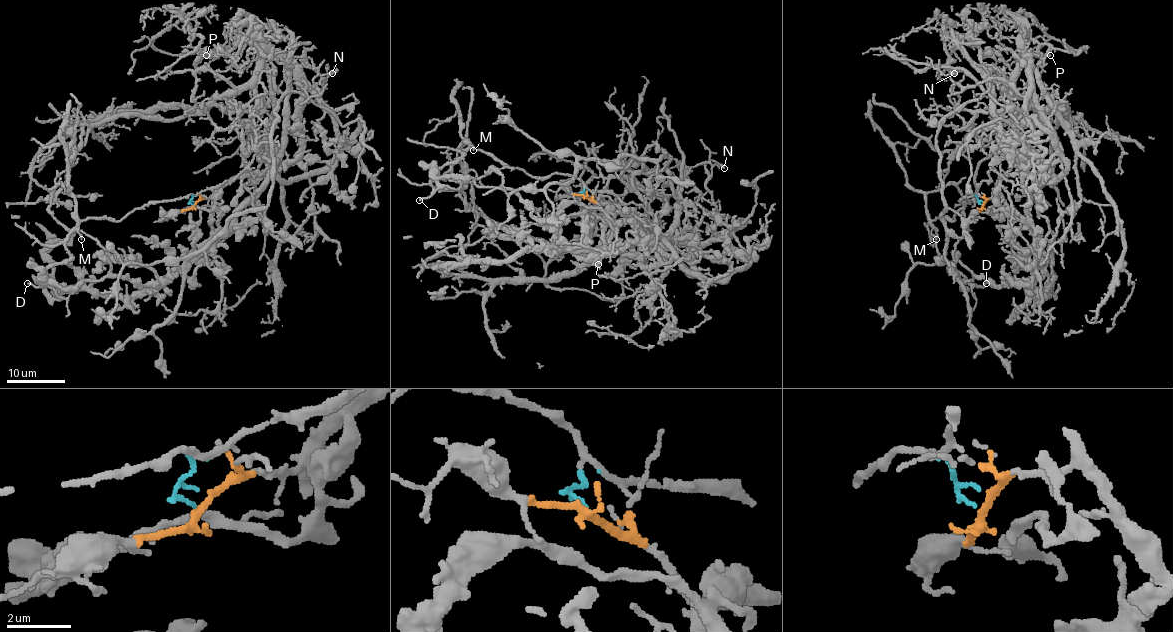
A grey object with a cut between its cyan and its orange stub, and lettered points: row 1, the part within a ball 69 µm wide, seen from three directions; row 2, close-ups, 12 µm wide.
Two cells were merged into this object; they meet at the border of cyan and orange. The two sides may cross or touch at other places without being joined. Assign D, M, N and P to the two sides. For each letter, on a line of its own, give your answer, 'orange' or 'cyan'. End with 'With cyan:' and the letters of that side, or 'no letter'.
D: cyan
M: cyan
N: orange
P: orange
With cyan: D, M

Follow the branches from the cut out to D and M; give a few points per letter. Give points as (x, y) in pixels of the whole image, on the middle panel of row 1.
D: (585, 195), (582, 182), (537, 177), (472, 146), (457, 150), (420, 201)
M: (585, 195), (582, 193), (582, 182), (559, 173), (537, 177), (469, 146), (473, 150)

